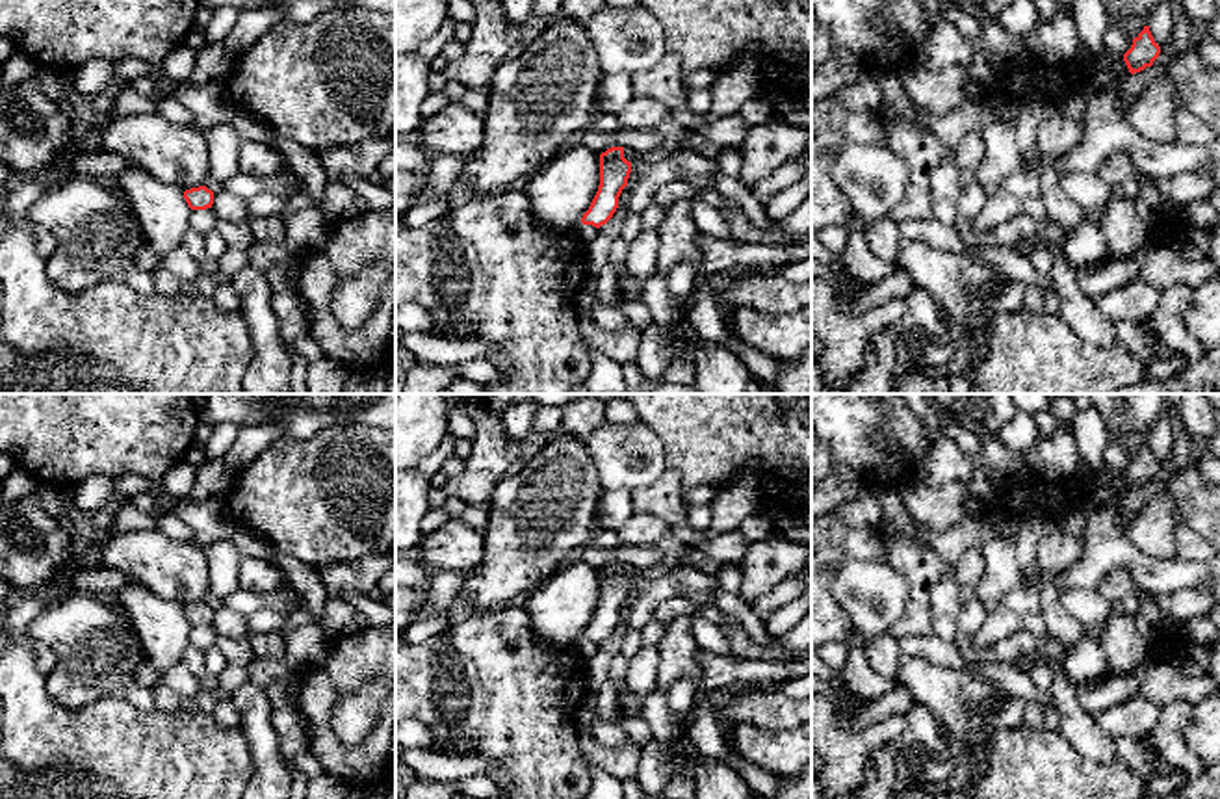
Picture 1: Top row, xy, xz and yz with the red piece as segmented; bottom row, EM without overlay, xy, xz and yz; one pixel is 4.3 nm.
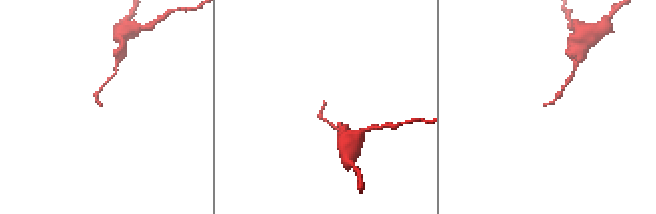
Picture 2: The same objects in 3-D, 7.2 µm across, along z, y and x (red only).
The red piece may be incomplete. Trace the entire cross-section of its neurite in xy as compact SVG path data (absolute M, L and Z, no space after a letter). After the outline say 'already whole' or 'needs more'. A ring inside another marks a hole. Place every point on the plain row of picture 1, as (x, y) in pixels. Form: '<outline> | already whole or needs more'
M206 602L191 604L184 608L184 615L191 626L206 626L214 621L214 608Z | already whole

